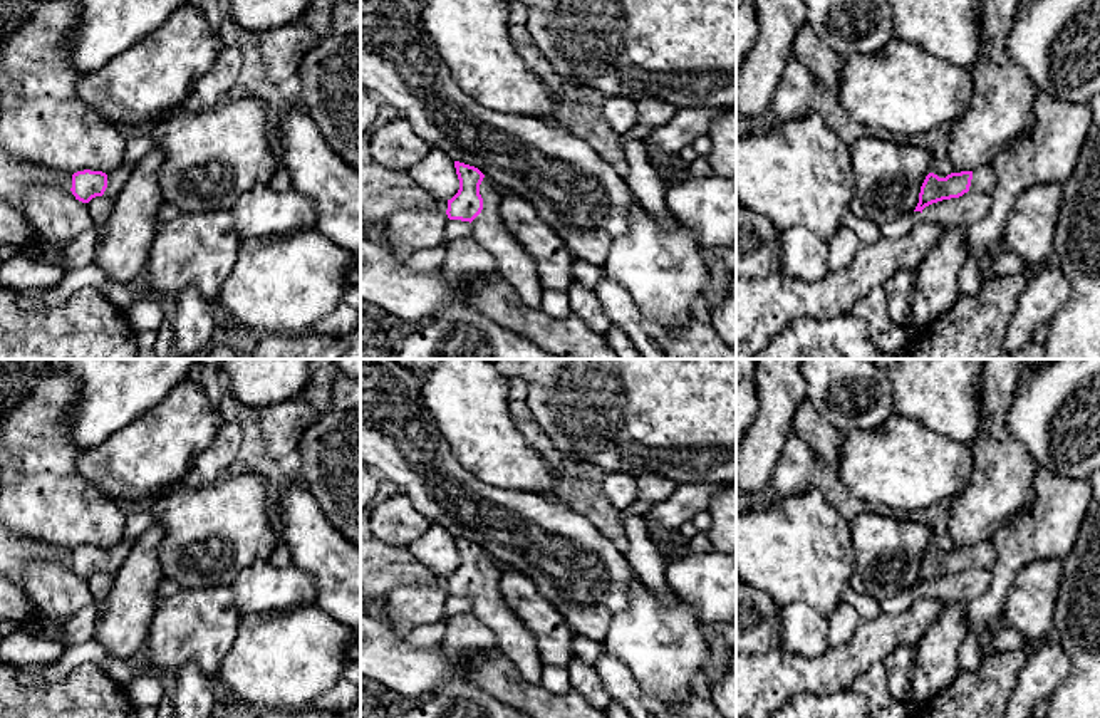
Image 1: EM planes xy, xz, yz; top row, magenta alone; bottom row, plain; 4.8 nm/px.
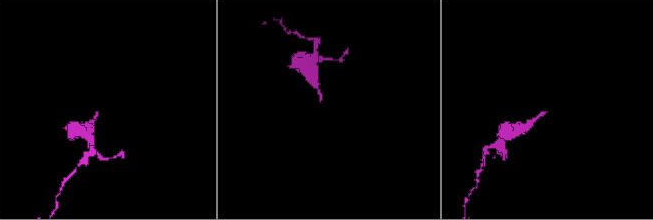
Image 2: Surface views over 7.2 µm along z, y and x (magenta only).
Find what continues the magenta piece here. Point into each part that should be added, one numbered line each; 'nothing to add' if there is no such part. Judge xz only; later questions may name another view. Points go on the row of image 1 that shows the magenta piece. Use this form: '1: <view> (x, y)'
1: xz (515, 265)

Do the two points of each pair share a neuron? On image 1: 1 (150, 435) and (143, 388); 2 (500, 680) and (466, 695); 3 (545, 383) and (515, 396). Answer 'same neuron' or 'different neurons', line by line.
1: different neurons
2: different neurons
3: different neurons

